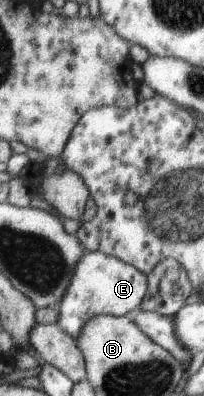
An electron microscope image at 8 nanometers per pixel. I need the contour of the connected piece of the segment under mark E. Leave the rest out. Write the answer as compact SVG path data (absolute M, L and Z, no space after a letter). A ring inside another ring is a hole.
M86 251L79 264L75 264L75 274L59 302L57 326L74 339L81 334L89 318L101 315L128 316L144 302L148 292L148 276L135 266L102 252Z

